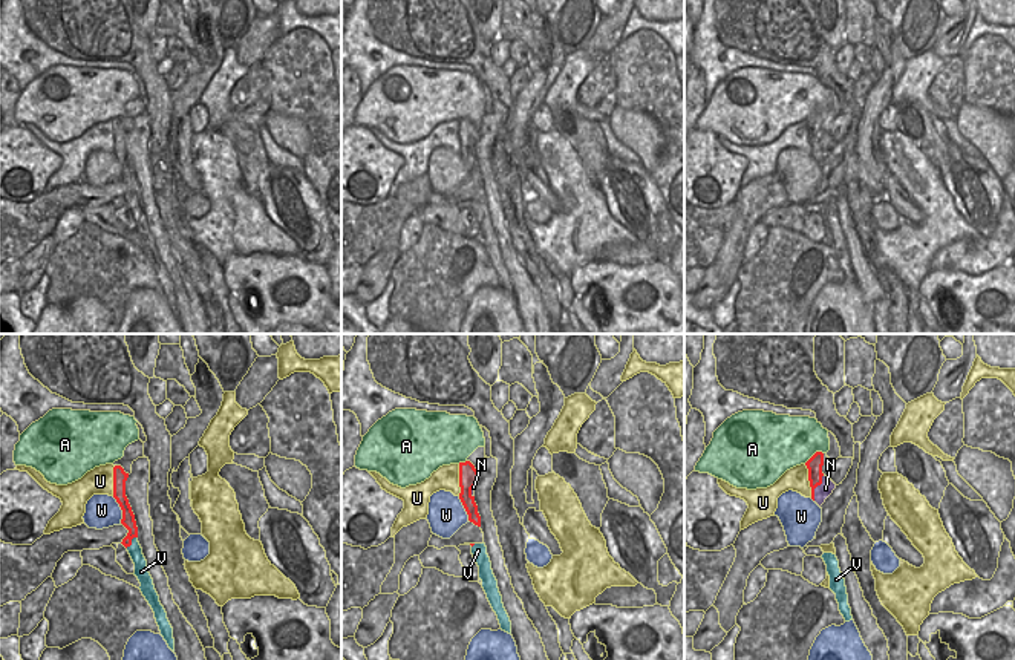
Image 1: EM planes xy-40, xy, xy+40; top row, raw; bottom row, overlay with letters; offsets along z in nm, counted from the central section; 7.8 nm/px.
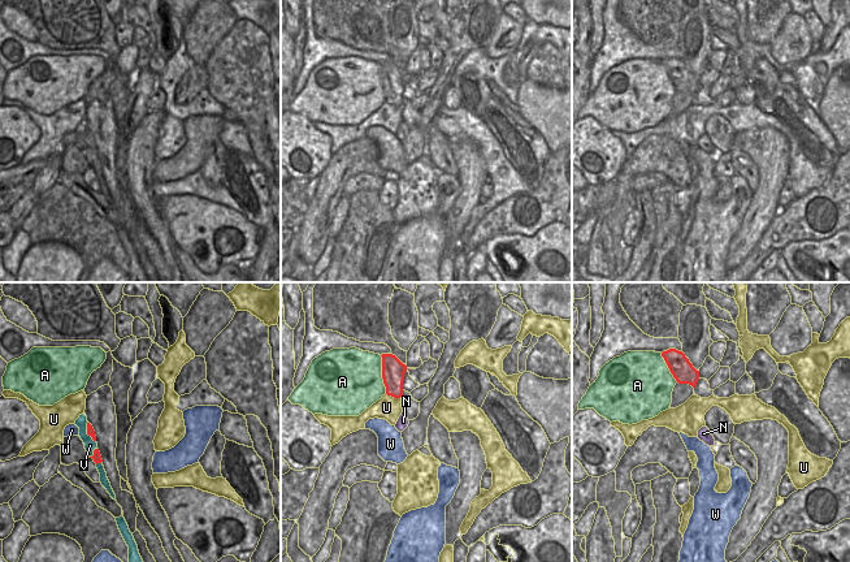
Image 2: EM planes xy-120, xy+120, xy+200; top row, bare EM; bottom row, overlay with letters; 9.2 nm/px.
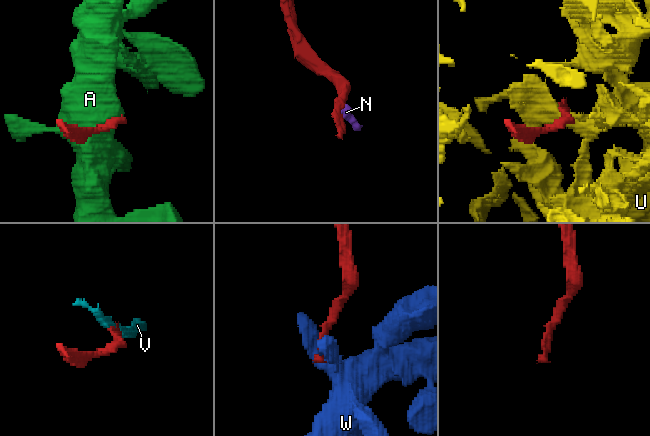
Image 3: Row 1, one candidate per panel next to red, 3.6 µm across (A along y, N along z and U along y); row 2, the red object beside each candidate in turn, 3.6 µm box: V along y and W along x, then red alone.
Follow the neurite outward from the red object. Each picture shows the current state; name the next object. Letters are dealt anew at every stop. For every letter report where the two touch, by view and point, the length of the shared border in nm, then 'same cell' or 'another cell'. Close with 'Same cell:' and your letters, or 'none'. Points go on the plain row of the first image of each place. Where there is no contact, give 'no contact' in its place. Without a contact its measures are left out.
A: contact xy+40 (815, 111); length 180 nm; another cell
N: contact xy+40 (816, 143); length 220 nm; another cell
U: contact xy+40 (809, 137); length 280 nm; another cell
V: contact xy-40 (130, 199); length 130 nm; another cell
W: contact xy-40 (121, 166); length 220 nm; another cell
Same cell: none

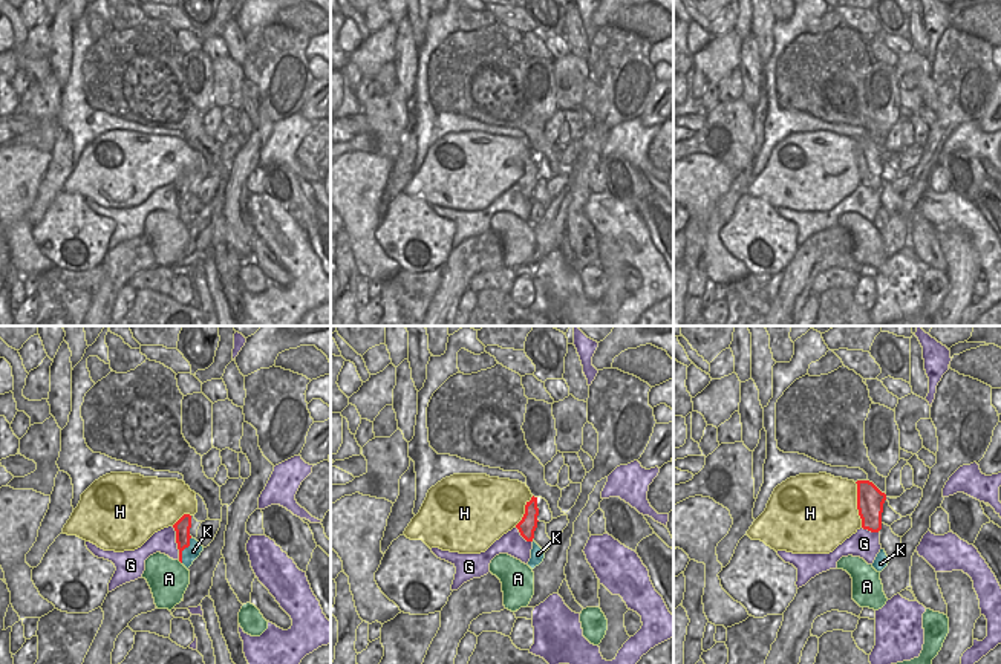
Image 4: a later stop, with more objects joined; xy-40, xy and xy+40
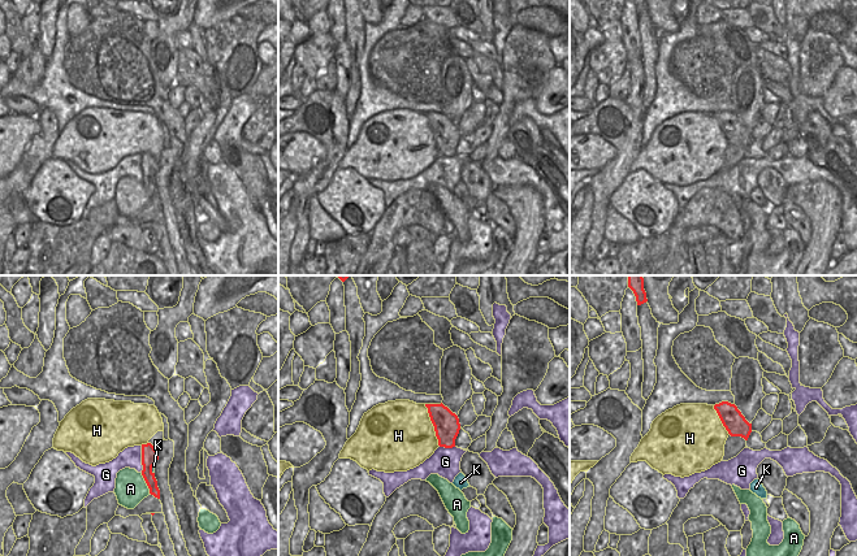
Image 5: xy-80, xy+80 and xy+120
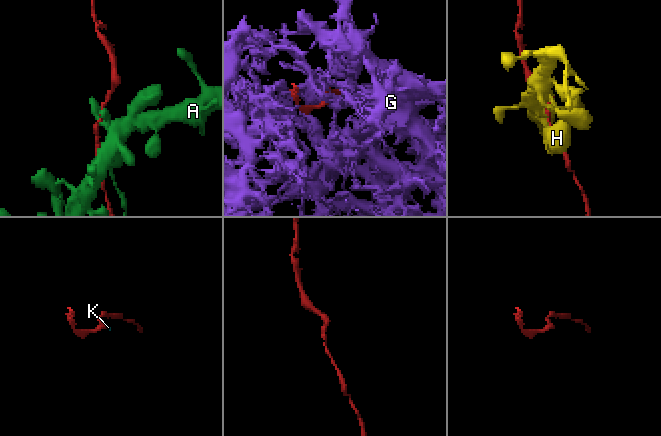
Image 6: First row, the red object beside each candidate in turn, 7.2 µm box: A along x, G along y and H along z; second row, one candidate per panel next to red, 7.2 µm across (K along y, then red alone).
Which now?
A: no contact; another cell
G: contact xy-40 (176, 199); length 280 nm; another cell
H: contact xy+40 (857, 162); length 360 nm; another cell
K: contact xy-40 (184, 205); length 220 nm; another cell
Same cell: none

